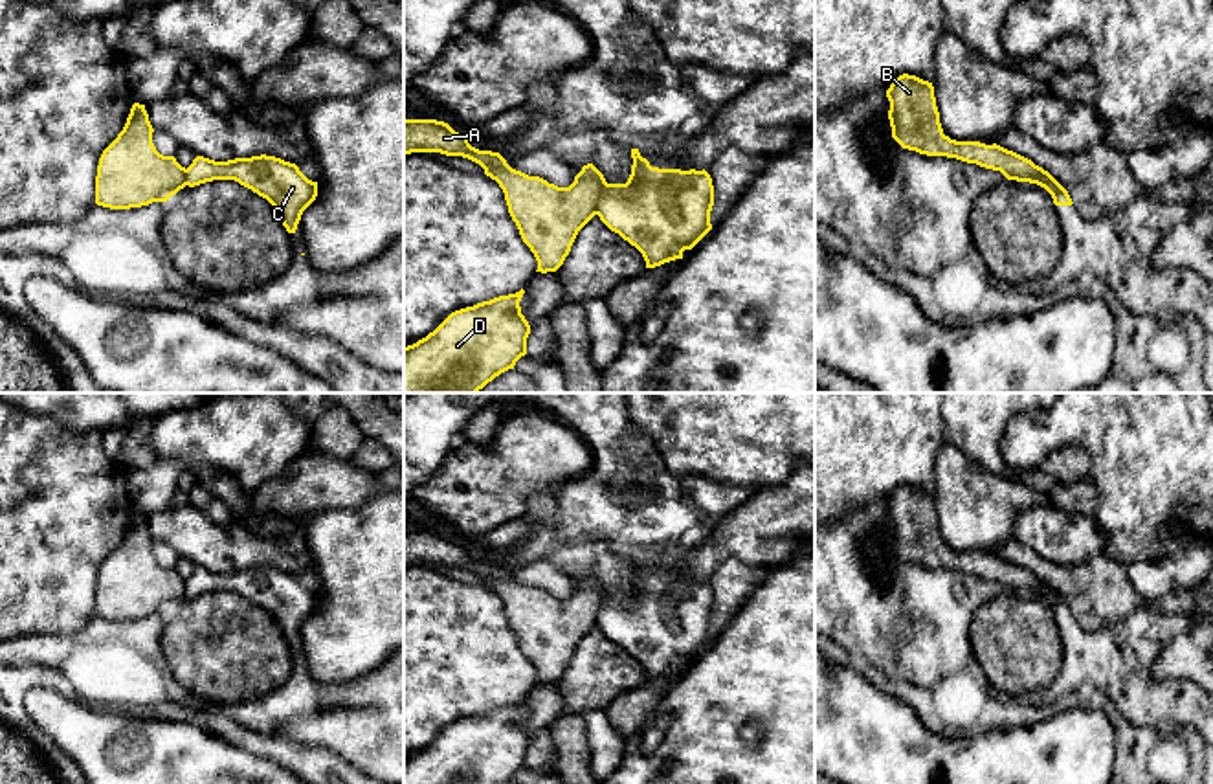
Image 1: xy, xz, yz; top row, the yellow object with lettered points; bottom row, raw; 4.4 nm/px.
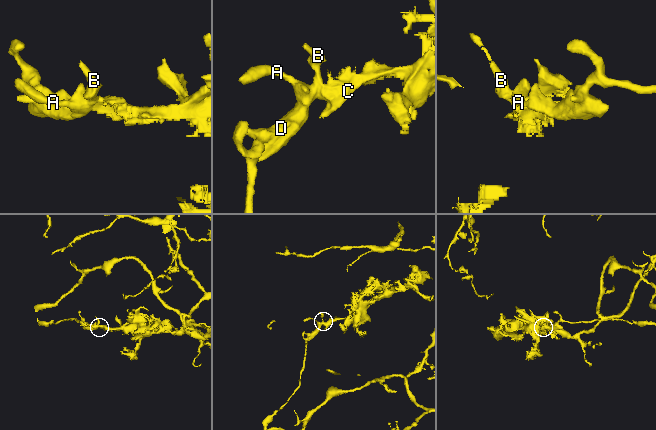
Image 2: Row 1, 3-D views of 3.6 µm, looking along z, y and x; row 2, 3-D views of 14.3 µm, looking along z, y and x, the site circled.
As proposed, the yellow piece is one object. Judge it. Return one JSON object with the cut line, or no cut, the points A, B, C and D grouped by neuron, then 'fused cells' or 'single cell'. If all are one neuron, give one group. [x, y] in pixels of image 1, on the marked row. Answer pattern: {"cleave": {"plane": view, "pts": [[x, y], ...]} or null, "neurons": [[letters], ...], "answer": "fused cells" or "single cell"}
{"cleave": {"plane": "xz", "pts": [[610, 184], [595, 213]]}, "neurons": [["A", "B", "D"], ["C"]], "answer": "fused cells"}

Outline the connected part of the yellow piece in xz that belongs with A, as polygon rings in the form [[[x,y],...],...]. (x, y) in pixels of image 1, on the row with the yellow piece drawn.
[[[404,119],[404,156],[411,152],[440,152],[479,163],[503,189],[508,213],[541,274],[563,264],[609,185],[593,163],[584,165],[569,187],[529,176],[512,169],[499,152],[472,147],[466,136],[437,119]]]

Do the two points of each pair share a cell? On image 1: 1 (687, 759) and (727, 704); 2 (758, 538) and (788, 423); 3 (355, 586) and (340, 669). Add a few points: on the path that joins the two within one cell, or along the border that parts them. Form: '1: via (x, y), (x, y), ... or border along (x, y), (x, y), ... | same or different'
1: via (700, 746), (703, 729), (716, 716) | same
2: border along (795, 469), (780, 483), (756, 489) | different
3: via (355, 606), (355, 628), (342, 641), (340, 649) | same

